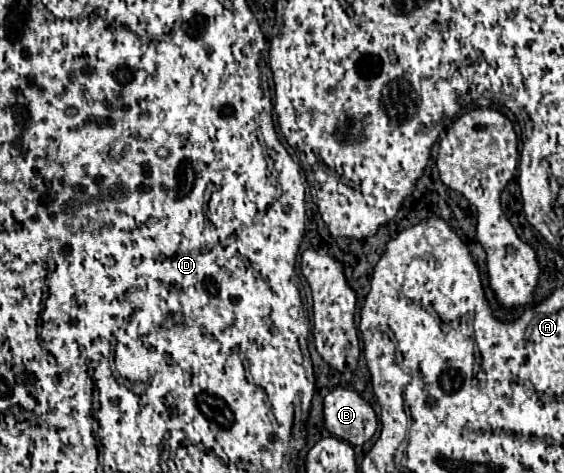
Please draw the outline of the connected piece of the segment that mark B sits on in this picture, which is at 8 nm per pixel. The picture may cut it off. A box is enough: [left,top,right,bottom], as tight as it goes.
[324,388,376,446]

